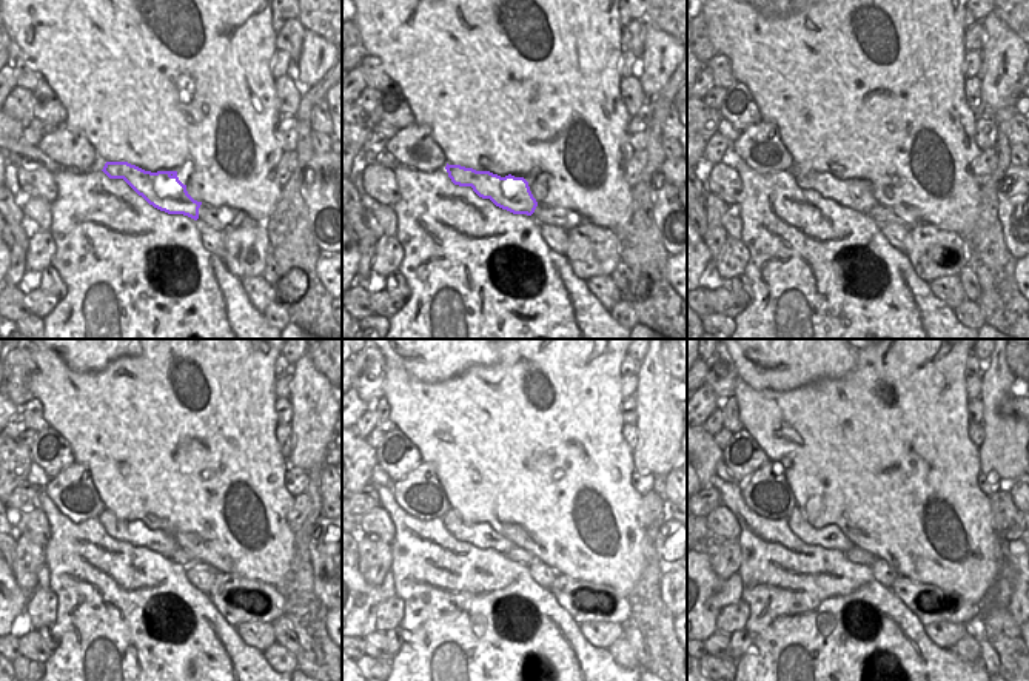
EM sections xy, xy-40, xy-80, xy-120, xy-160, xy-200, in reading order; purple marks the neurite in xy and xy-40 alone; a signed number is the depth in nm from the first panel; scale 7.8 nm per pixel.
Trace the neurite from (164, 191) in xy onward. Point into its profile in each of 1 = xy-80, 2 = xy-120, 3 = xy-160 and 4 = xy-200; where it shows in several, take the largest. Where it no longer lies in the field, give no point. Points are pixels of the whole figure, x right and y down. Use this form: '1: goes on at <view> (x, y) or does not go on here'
1: goes on at xy-80 (855, 193)
2: goes on at xy-120 (137, 533)
3: goes on at xy-160 (481, 535)
4: goes on at xy-200 (831, 536)

